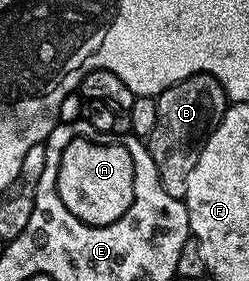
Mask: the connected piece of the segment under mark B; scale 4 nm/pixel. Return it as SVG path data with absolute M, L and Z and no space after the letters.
M195 74L166 88L156 95L155 100L158 117L146 145L154 160L154 168L158 168L162 188L166 188L170 196L182 200L186 196L186 180L198 160L200 149L224 115L226 95L224 89L208 74Z

